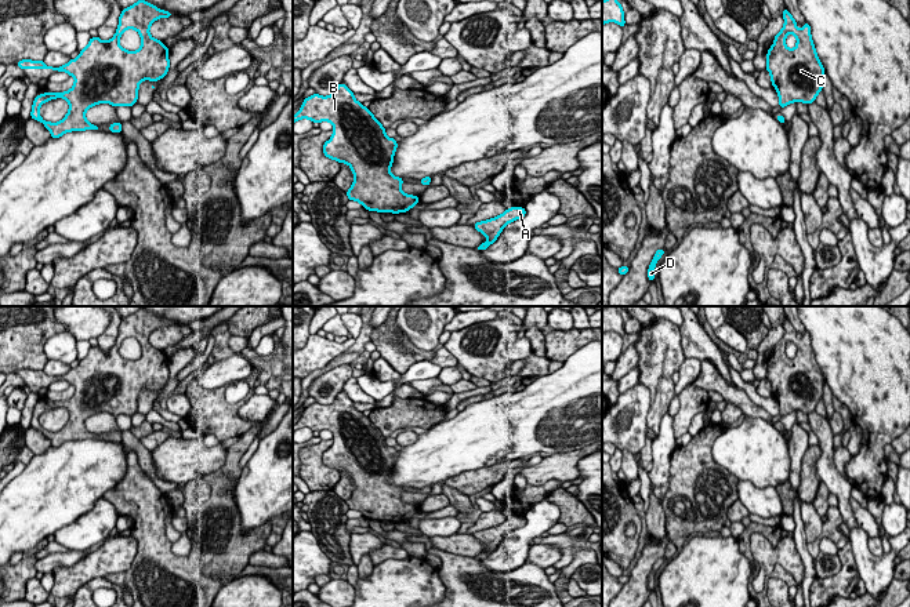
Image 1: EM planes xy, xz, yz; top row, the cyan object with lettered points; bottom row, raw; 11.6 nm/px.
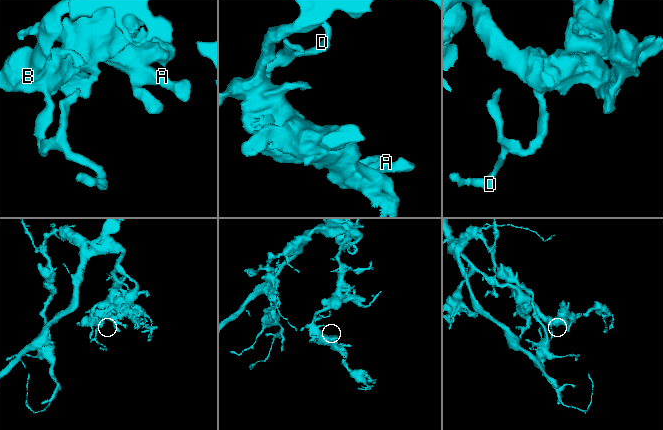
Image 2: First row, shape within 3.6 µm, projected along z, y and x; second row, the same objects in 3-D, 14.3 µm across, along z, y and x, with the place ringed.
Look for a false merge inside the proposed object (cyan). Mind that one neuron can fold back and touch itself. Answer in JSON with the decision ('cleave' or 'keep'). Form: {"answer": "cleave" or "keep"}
{"answer": "keep"}

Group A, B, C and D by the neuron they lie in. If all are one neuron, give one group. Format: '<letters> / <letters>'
A B C D

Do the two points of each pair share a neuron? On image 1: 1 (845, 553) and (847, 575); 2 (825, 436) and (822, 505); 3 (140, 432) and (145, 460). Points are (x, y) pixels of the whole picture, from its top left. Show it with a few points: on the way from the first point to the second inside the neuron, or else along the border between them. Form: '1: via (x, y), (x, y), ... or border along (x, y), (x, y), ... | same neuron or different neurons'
1: via (847, 559), (847, 570) | same neuron
2: border along (820, 480), (829, 493) | different neurons
3: border along (129, 431), (138, 440) | different neurons

